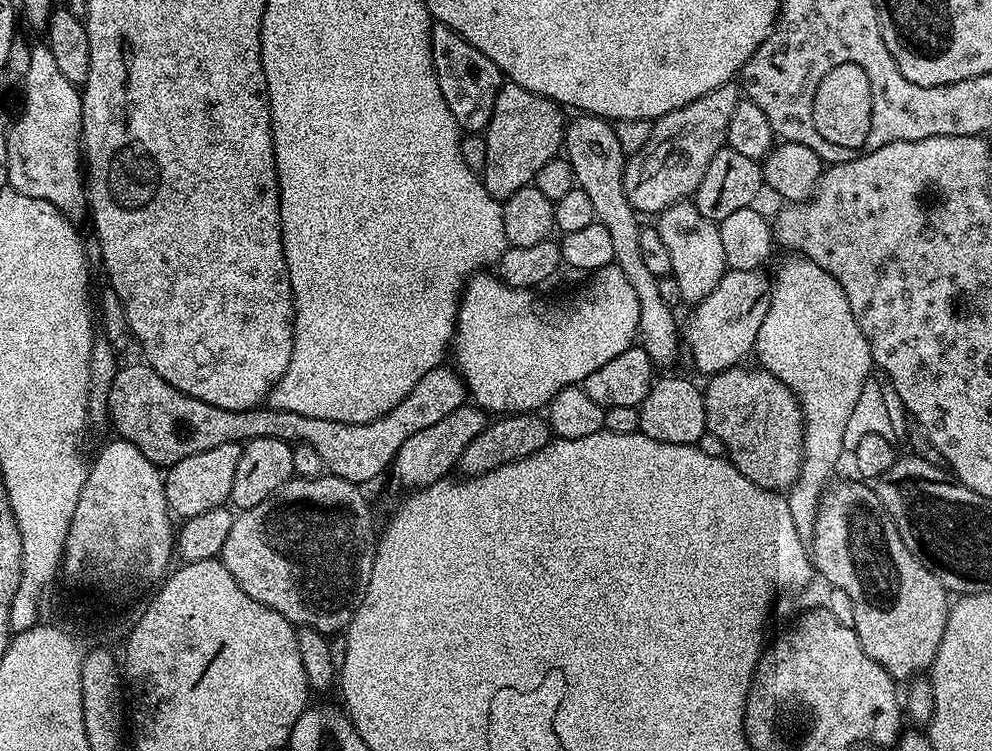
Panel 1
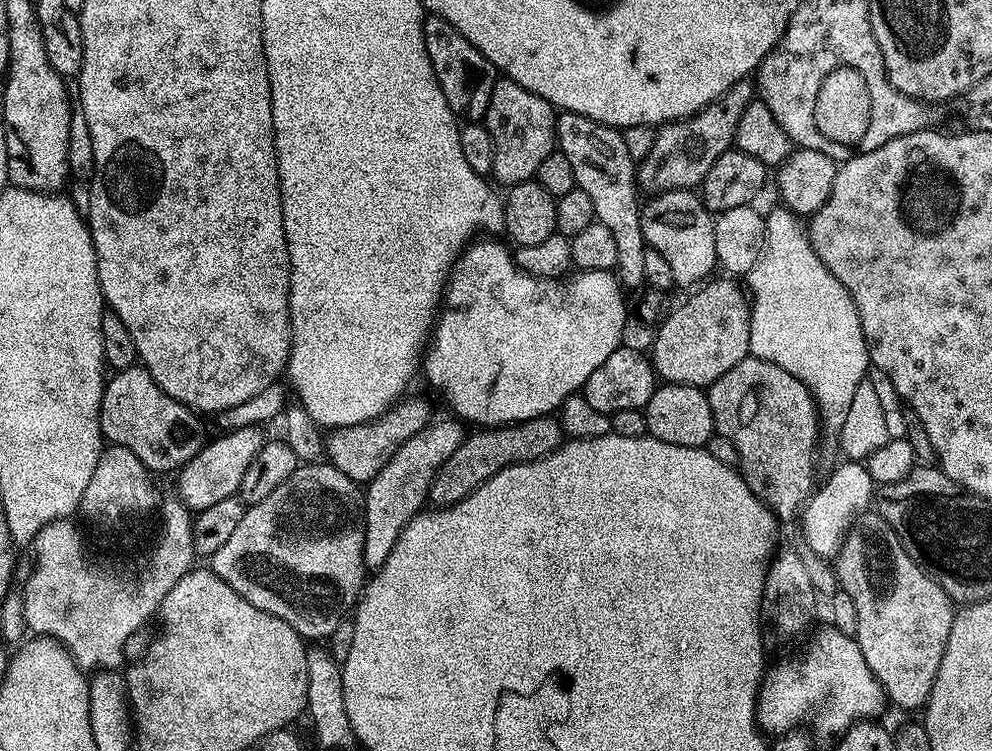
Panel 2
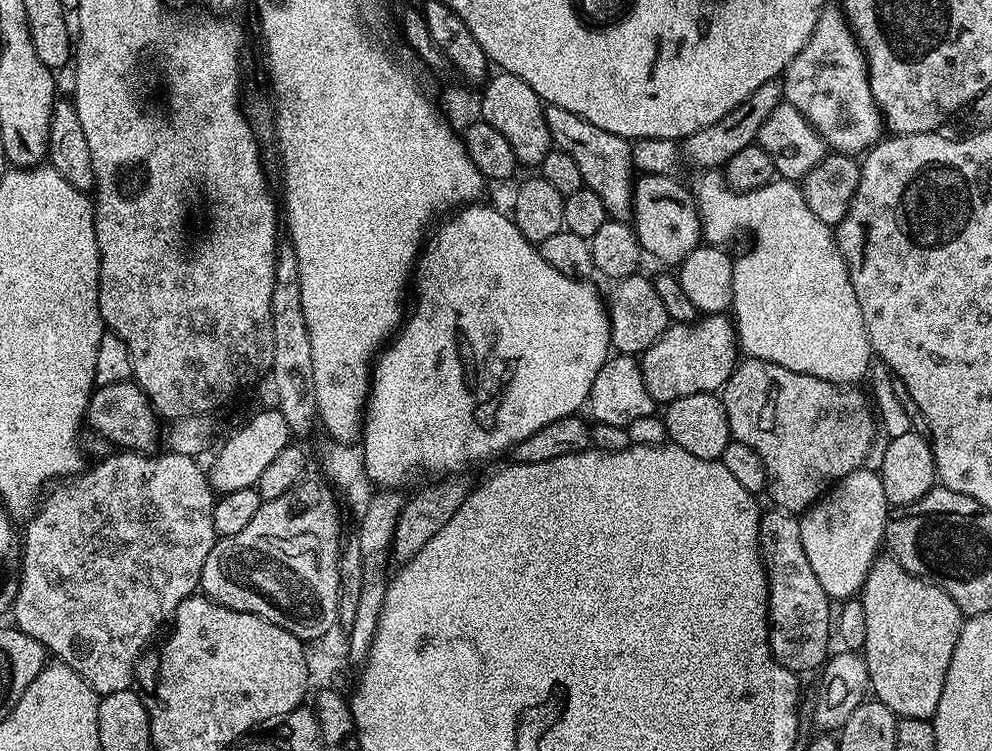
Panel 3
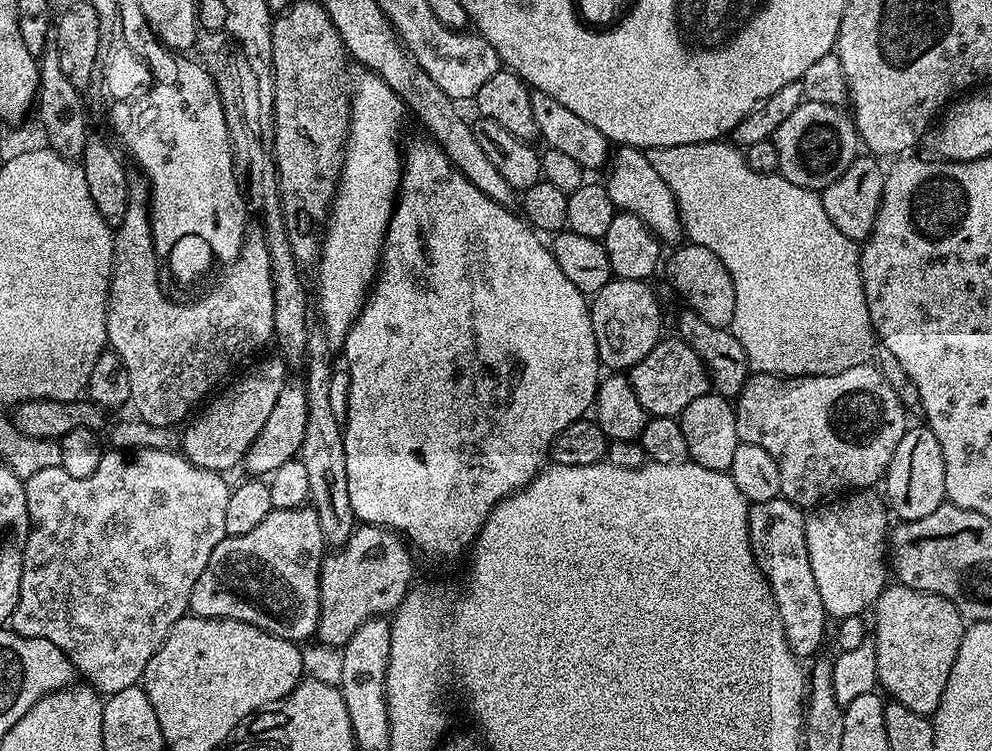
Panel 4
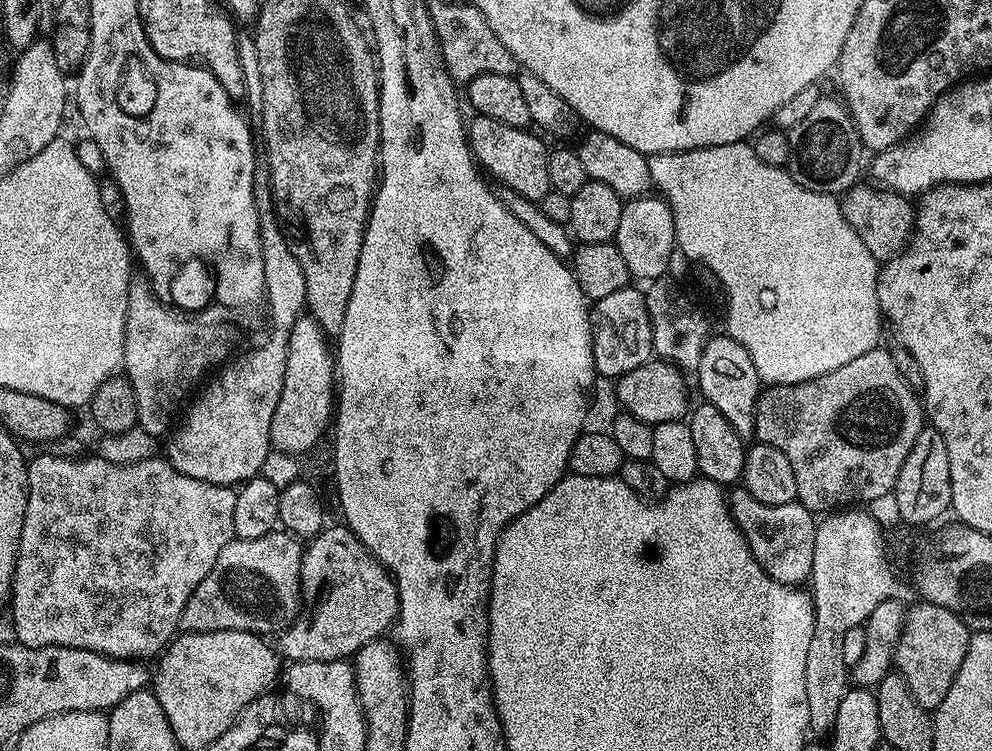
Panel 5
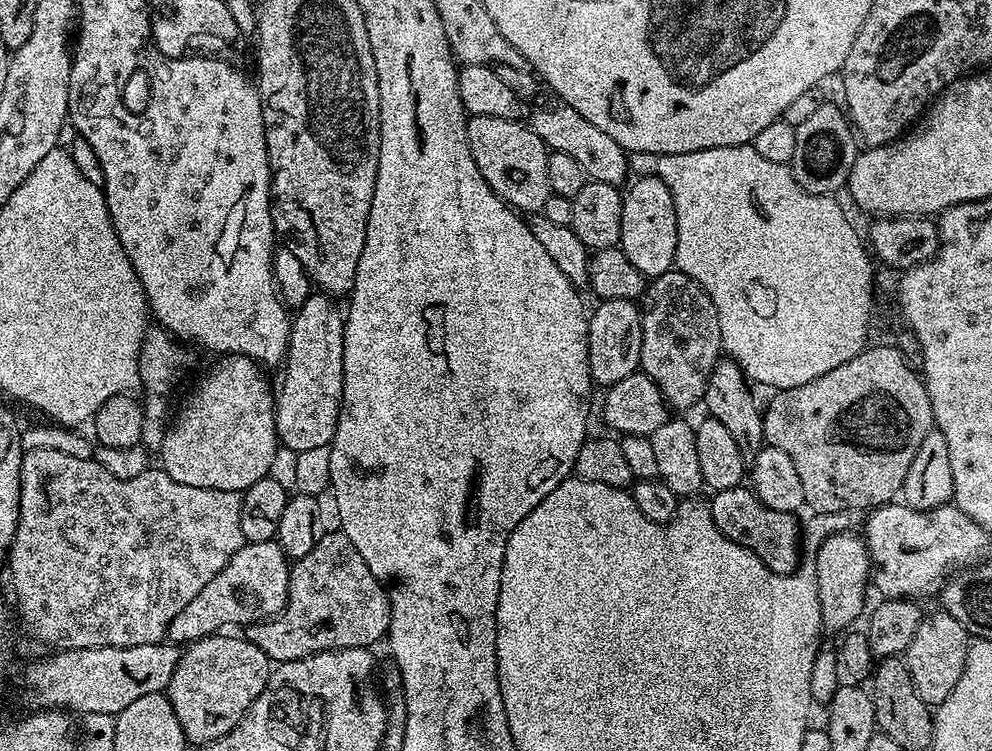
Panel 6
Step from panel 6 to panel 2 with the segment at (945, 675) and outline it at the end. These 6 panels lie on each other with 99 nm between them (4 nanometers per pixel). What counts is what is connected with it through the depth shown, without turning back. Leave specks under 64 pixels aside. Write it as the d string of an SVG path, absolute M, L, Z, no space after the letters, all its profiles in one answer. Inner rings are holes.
M883 518L875 519L876 520L865 519L859 526L852 528L838 557L835 559L834 571L839 587L846 594L850 594L851 598L854 600L858 622L858 628L854 639L857 646L862 650L862 658L866 658L866 666L870 666L874 678L882 686L885 697L887 697L891 703L893 700L900 708L917 708L917 710L920 710L928 703L928 699L932 693L932 683L938 674L938 666L942 666L942 654L946 654L946 642L950 638L950 630L952 629L954 602L948 597L946 590L942 590L942 586L938 586L938 582L931 580L929 576L916 565L914 558L910 558L910 554L906 554L902 542L898 538L898 534L894 534L894 530L889 526L887 520Z

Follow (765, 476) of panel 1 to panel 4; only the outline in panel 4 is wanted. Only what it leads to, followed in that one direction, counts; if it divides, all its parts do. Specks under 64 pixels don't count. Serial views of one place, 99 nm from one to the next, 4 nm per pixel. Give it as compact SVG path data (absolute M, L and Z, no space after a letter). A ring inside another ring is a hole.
M872 362L825 376L785 378L773 376L771 372L757 372L749 375L744 389L735 397L734 407L738 438L743 443L762 446L762 450L776 459L782 474L780 496L805 510L815 509L841 494L868 490L874 486L871 484L879 485L888 473L898 442L902 442L910 427L910 415L890 382Z

